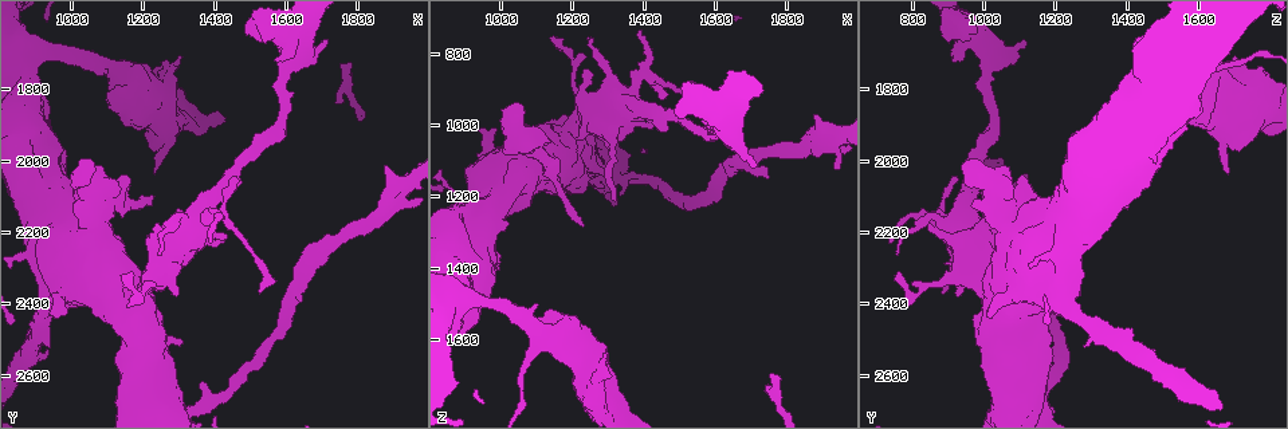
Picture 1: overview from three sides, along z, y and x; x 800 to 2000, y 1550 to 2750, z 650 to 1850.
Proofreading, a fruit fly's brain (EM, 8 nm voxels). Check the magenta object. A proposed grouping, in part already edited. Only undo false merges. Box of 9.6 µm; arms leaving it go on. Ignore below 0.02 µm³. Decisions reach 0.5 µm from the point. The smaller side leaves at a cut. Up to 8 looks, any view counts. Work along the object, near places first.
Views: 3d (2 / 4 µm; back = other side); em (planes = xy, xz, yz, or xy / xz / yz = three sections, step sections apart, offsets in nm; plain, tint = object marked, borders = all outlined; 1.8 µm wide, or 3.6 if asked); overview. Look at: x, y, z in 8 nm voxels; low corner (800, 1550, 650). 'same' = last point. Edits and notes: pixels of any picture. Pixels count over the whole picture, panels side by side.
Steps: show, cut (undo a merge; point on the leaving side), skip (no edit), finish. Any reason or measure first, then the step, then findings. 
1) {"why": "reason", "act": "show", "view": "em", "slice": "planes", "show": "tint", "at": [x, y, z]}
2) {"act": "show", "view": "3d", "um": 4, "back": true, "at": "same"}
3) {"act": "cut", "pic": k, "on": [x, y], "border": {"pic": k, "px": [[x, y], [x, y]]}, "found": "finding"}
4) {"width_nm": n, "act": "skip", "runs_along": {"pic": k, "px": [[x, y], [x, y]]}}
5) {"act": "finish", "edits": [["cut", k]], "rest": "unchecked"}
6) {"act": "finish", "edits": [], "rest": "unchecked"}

{"why": "calibre changes", "act": "show", "view": "em", "um": 3.6, "slice": "planes", "show": "borders", "at": [1380, 2150, 870]}

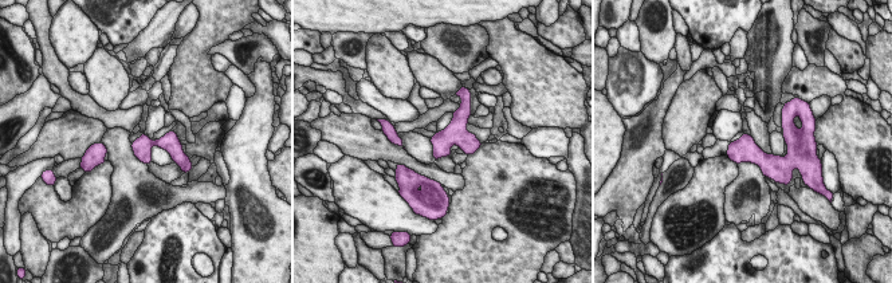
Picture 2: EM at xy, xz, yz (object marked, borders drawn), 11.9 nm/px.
{"act": "skip", "found": "continuous, no second neuron"}

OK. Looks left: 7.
{"why": "three arms meet", "act": "show", "view": "em", "um": 3.6, "slice": "planes", "show": "tint", "at": [1080, 2140, 1060]}

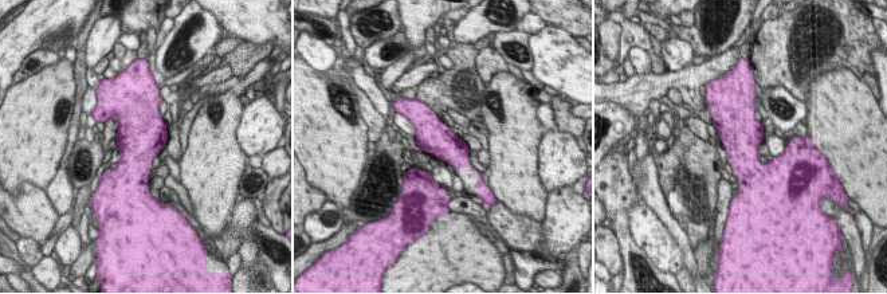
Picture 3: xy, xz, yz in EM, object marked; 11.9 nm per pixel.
{"act": "skip", "found": "all the same neuron"}

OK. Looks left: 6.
{"why": "thick turns thin", "act": "show", "view": "em", "um": 3.6, "slice": "planes", "show": "tint", "at": [920, 2320, 1210]}

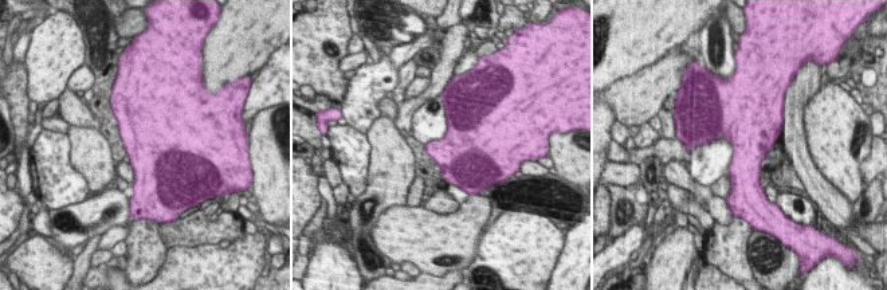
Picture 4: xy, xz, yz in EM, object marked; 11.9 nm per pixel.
{"act": "skip", "found": "continuous, no second neuron"}

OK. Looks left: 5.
{"why": "sudden change in width", "act": "show", "view": "em", "slice": "yz", "step": 16, "show": "tint", "at": [1210, 2320, 910]}

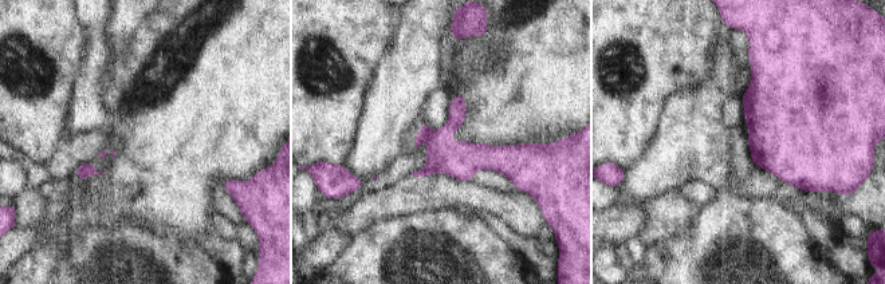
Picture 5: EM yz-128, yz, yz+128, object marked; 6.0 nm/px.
{"act": "show", "view": "em", "slice": "planes", "show": "borders", "at": "same"}

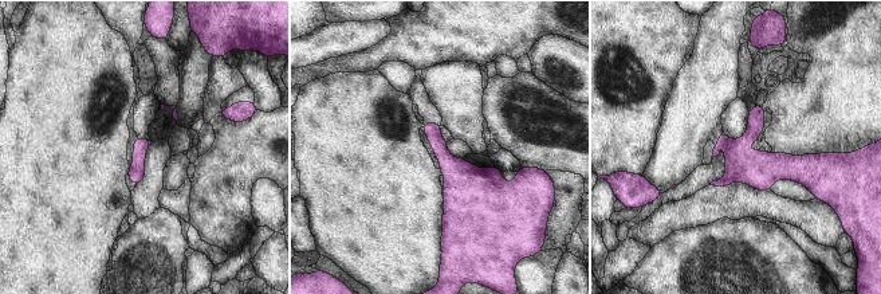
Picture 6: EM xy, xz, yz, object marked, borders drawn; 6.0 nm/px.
{"act": "skip", "runs_along": {"pic": 6, "px": [[821, 157], [738, 168], [720, 183]]}, "found": "continuous, no second neuron"}

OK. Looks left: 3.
{"act": "finish", "edits": [], "rest": "unchecked"}

